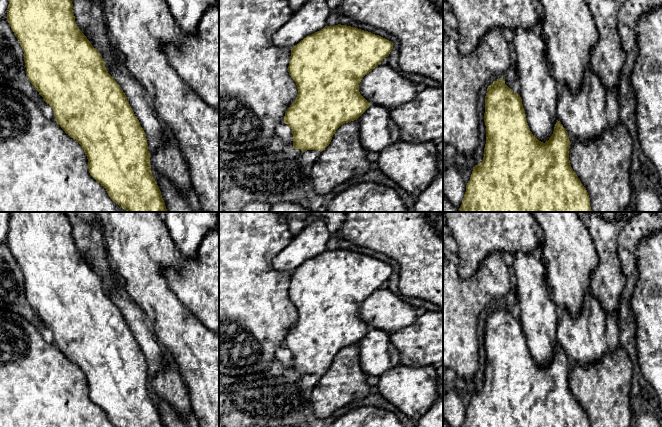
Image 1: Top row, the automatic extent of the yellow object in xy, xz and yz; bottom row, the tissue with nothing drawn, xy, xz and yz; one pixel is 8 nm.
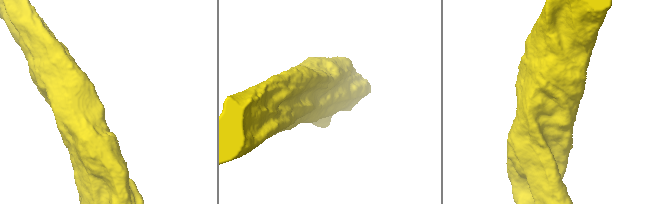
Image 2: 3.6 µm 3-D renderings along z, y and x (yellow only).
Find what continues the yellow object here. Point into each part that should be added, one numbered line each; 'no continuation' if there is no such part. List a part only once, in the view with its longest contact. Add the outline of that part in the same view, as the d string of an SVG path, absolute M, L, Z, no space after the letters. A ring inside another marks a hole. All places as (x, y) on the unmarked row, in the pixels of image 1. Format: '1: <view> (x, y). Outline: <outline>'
1: xz (311, 241). Outline: M323 220L312 222L274 258L273 267L281 272L292 273L307 260L327 250L327 242L332 235Z

